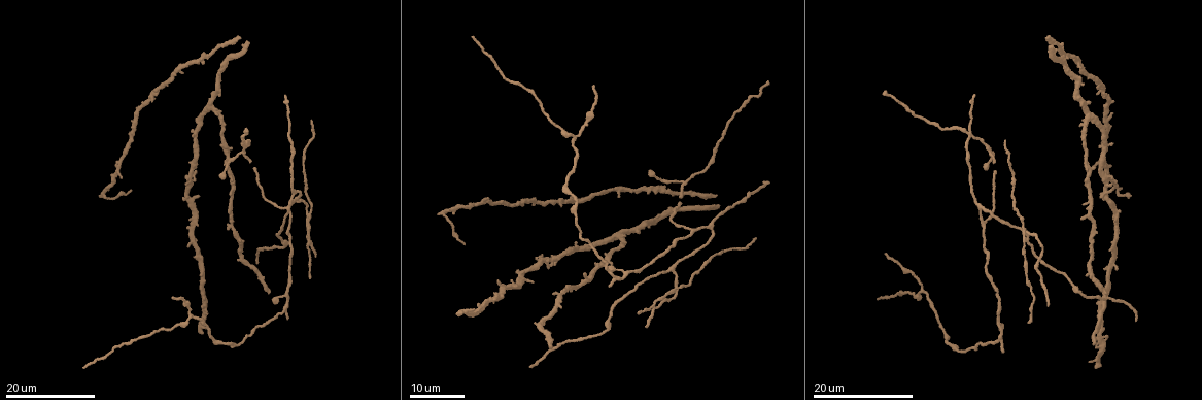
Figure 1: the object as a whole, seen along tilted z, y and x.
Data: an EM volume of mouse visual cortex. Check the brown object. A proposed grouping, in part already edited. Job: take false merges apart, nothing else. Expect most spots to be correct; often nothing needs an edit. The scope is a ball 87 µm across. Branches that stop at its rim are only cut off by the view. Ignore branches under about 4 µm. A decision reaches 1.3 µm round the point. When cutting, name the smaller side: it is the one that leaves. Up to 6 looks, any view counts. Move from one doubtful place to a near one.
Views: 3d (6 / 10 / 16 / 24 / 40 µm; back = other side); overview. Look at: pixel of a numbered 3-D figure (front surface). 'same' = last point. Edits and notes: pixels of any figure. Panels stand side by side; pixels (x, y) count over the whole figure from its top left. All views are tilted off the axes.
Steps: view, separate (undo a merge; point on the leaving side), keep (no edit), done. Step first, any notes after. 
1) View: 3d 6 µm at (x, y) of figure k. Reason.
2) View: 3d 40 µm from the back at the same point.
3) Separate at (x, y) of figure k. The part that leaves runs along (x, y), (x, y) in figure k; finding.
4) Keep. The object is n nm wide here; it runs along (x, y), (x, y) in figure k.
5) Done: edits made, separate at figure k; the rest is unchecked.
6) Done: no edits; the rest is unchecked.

View: 3d 16 µm at (285, 208) of figure 1. Arms part here.

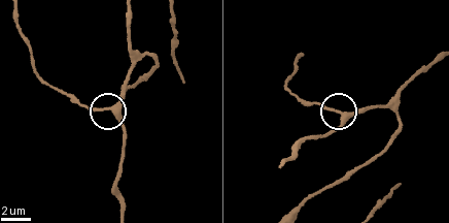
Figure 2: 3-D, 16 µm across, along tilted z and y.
View: 3d 6 µm at (342, 117) of figure 2. Closer look.

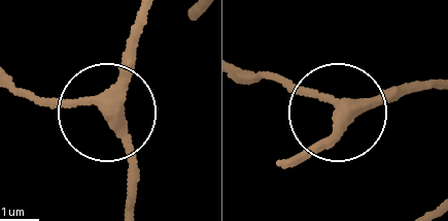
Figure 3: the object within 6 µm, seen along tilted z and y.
Keep. The side arm is 48 µm long; it runs along (141, 19), (115, 108), (14, 98) in figure 3; one neuron here.

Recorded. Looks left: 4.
View: 3d 24 µm at (1036, 267) of figure 1. Branch point.

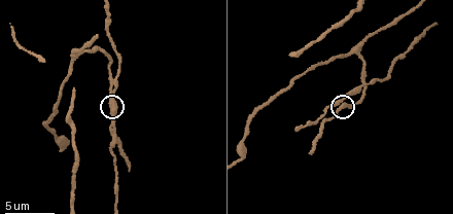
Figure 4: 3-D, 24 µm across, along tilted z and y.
View: 3d 10 µm at (344, 105) of figure 4. Zoom in.

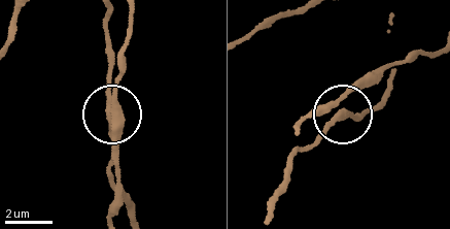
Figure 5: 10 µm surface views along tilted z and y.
Keep. Continuous, no second neuron.

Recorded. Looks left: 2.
View: 3d 10 µm at (358, 54) of figure 4. Side arm on a straight run.

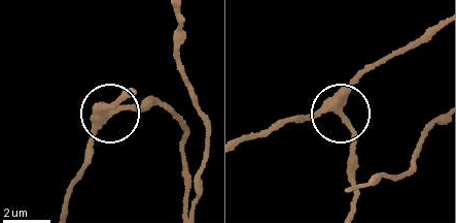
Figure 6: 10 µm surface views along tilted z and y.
Keep. 3 arms meet here; it runs along (243, 138), (303, 115), (332, 112), (350, 132), (351, 170) in figure 6; all the same neuron.

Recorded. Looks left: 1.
Done: no edits; the rest is unchecked.

